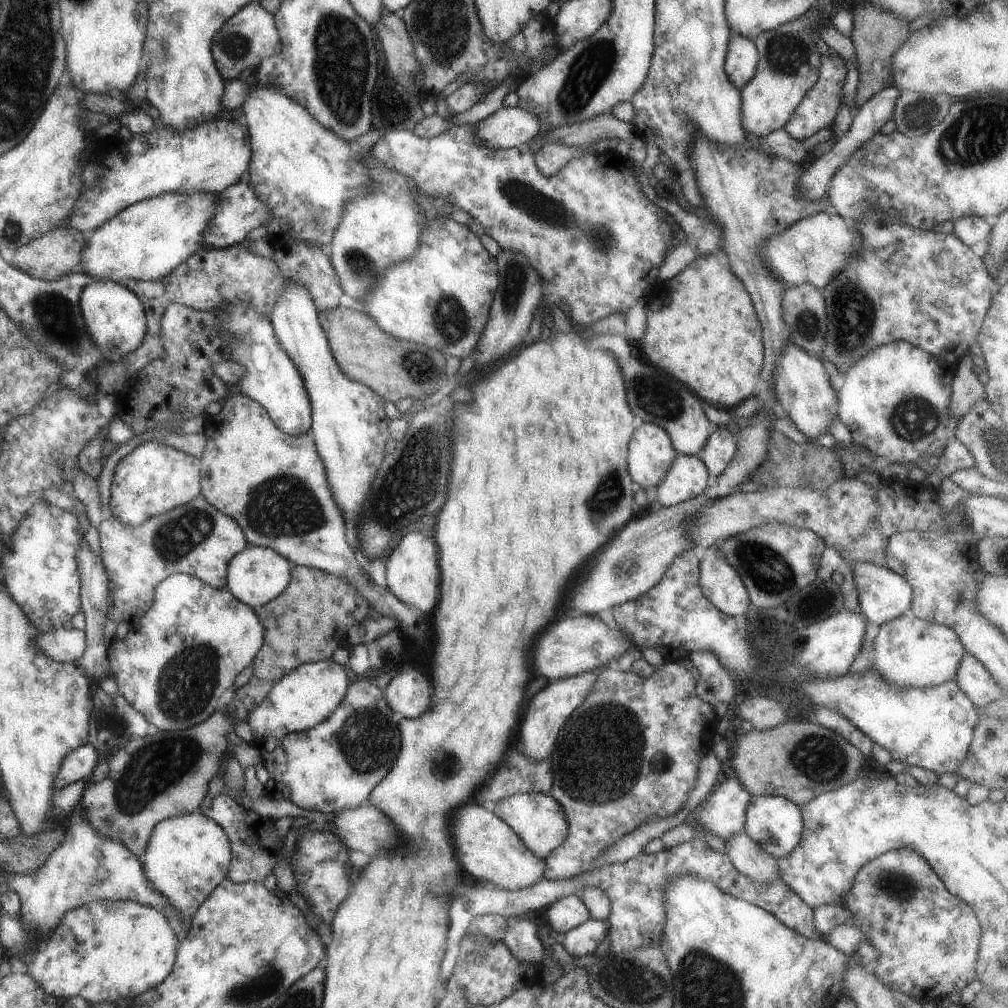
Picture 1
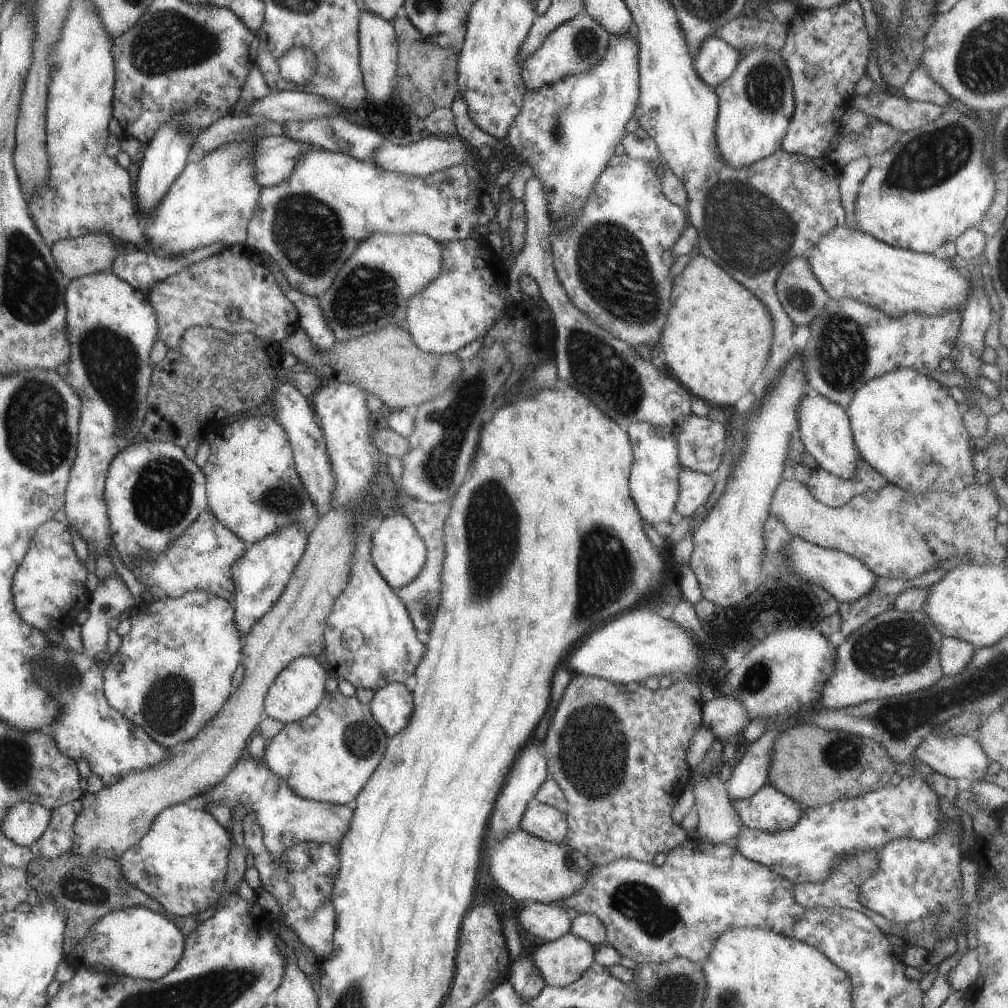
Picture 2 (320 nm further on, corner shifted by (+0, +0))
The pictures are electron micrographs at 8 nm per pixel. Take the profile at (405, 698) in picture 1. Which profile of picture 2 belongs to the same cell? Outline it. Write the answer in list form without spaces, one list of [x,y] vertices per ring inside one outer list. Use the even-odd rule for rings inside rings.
[[[387,683],[373,693],[368,707],[375,721],[387,737],[397,734],[411,714],[412,696],[401,683]]]

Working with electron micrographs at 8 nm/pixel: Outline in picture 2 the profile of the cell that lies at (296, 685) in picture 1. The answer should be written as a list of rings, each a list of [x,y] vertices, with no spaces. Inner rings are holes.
[[[297,657],[278,672],[269,685],[263,699],[263,717],[279,720],[285,724],[307,716],[320,703],[325,691],[325,671],[315,660],[315,657]]]

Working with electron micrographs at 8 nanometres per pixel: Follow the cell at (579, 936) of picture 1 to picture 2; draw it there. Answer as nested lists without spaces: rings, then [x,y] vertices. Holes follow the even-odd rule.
[[[567,932],[526,952],[544,984],[567,986],[594,961],[595,946]]]

